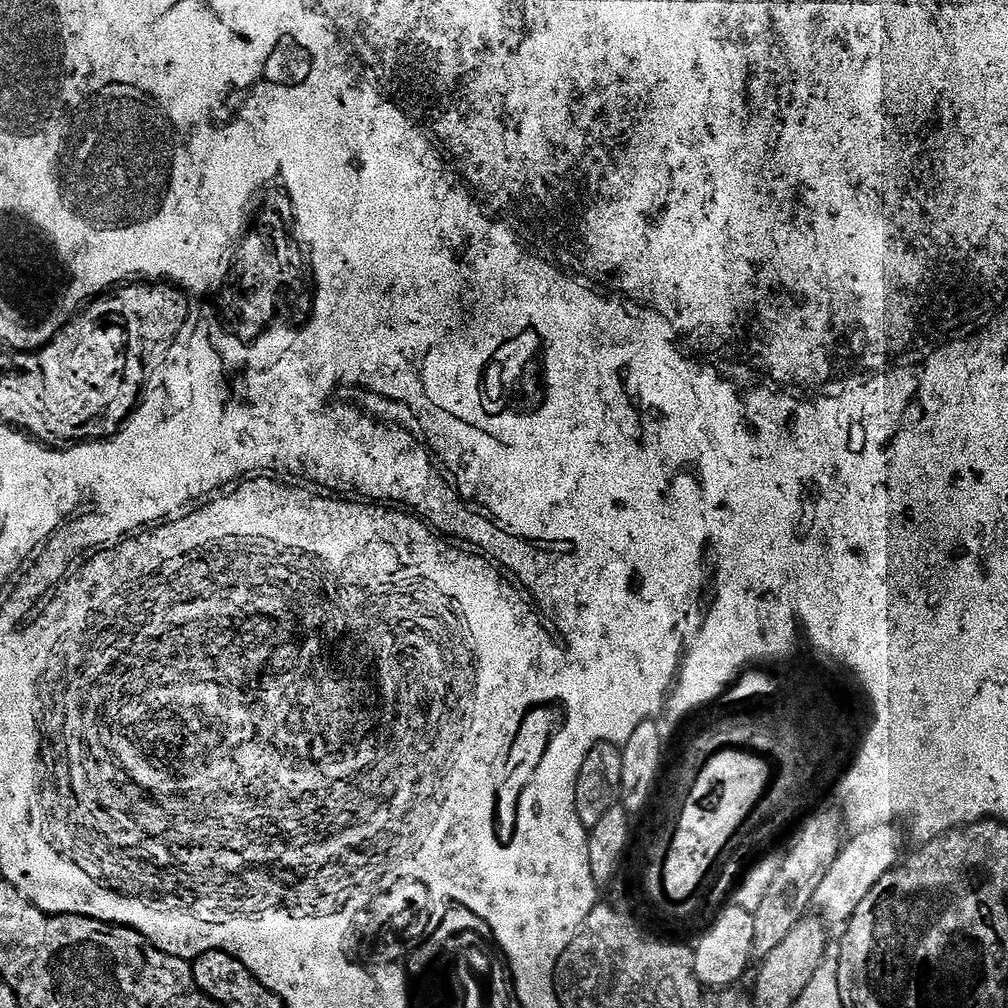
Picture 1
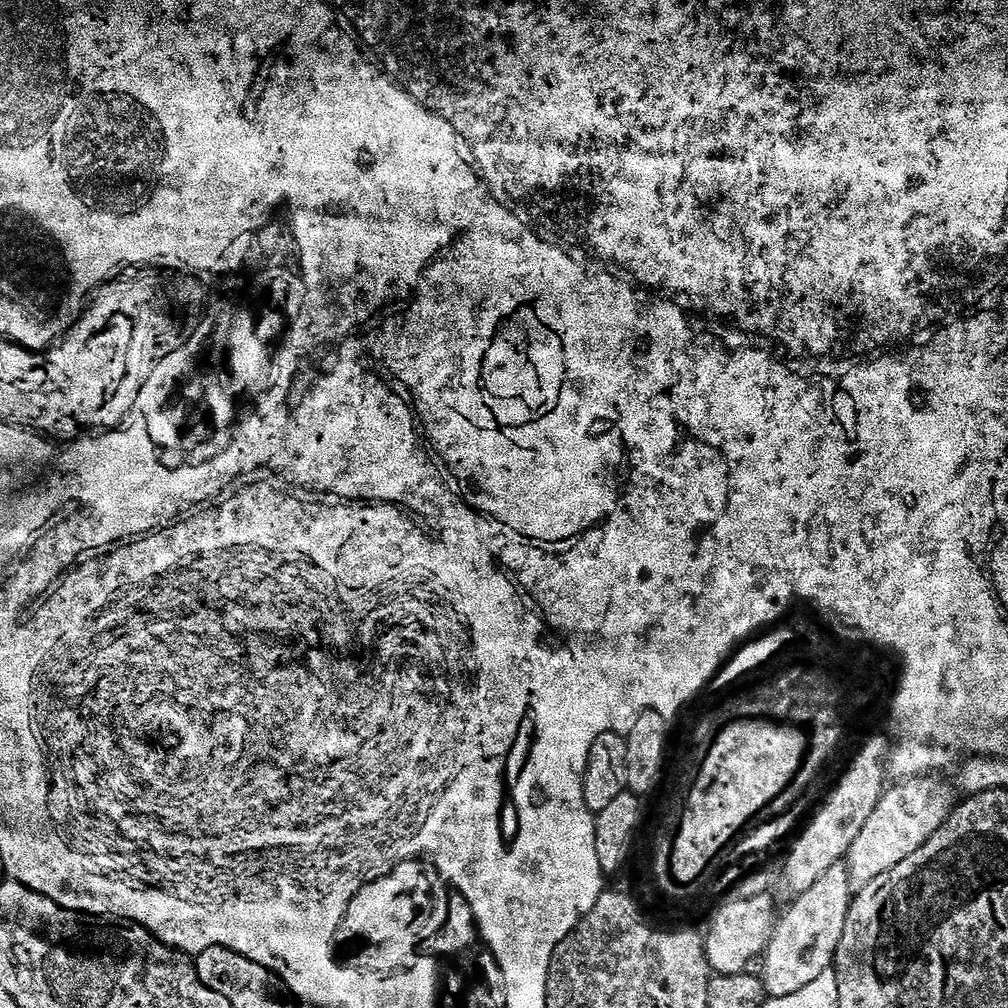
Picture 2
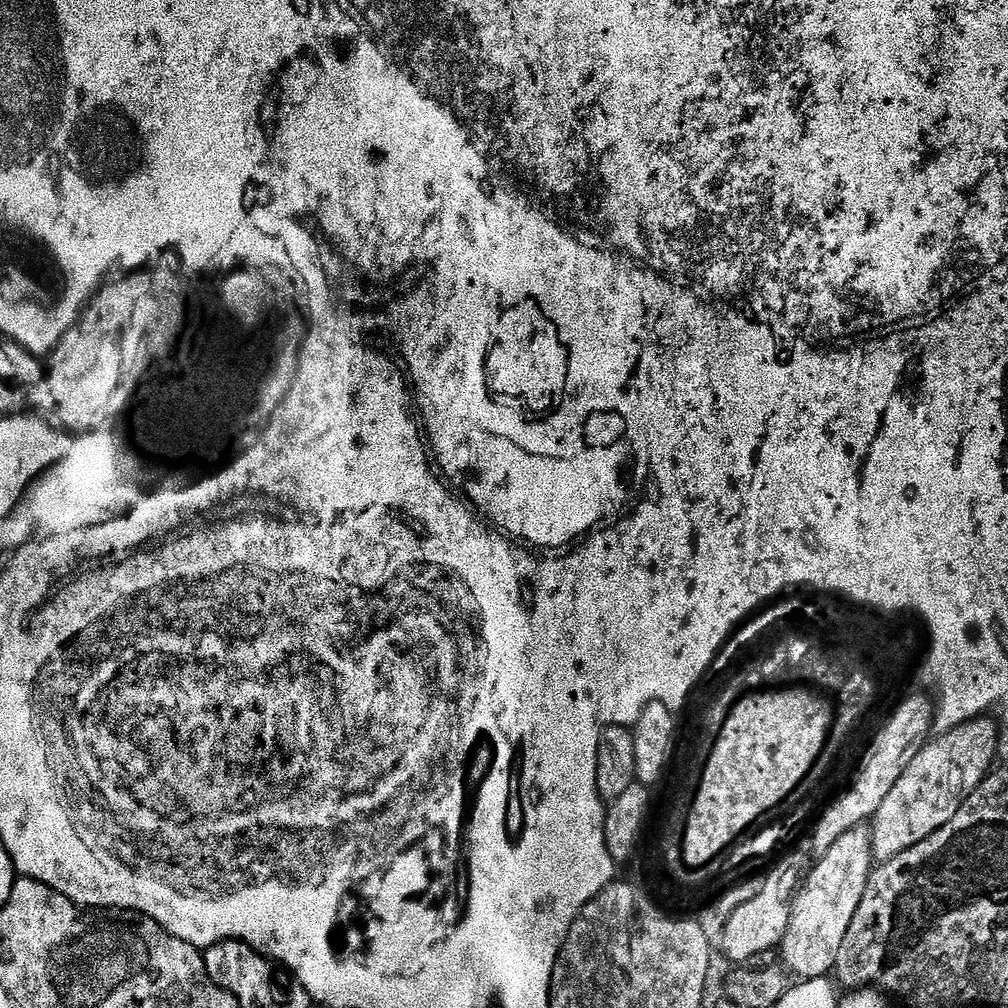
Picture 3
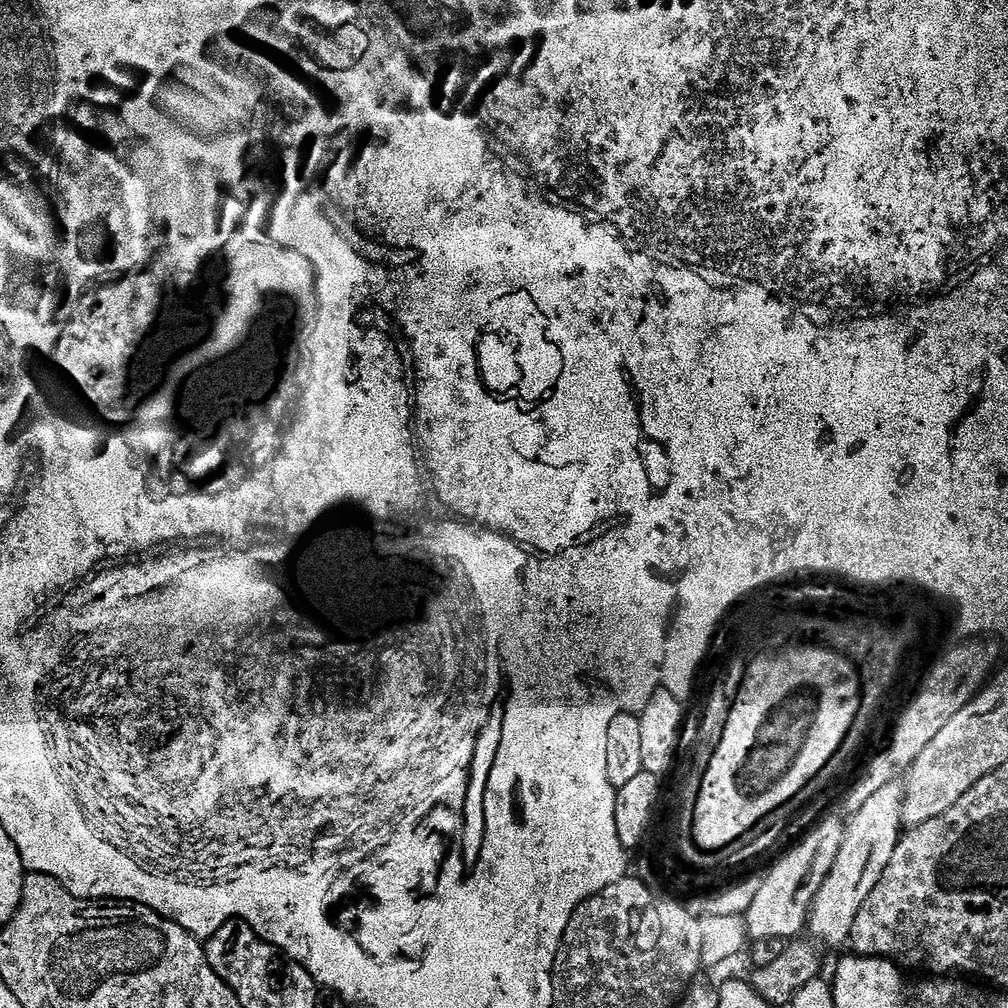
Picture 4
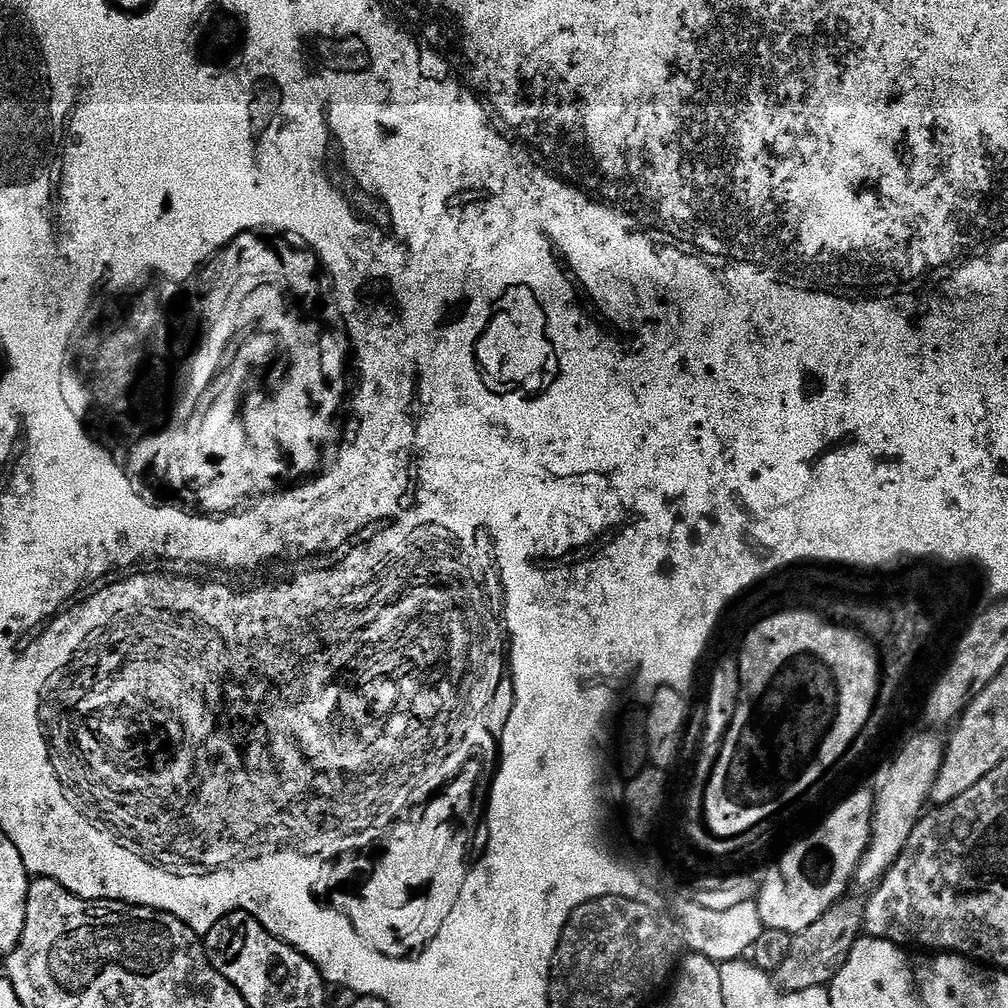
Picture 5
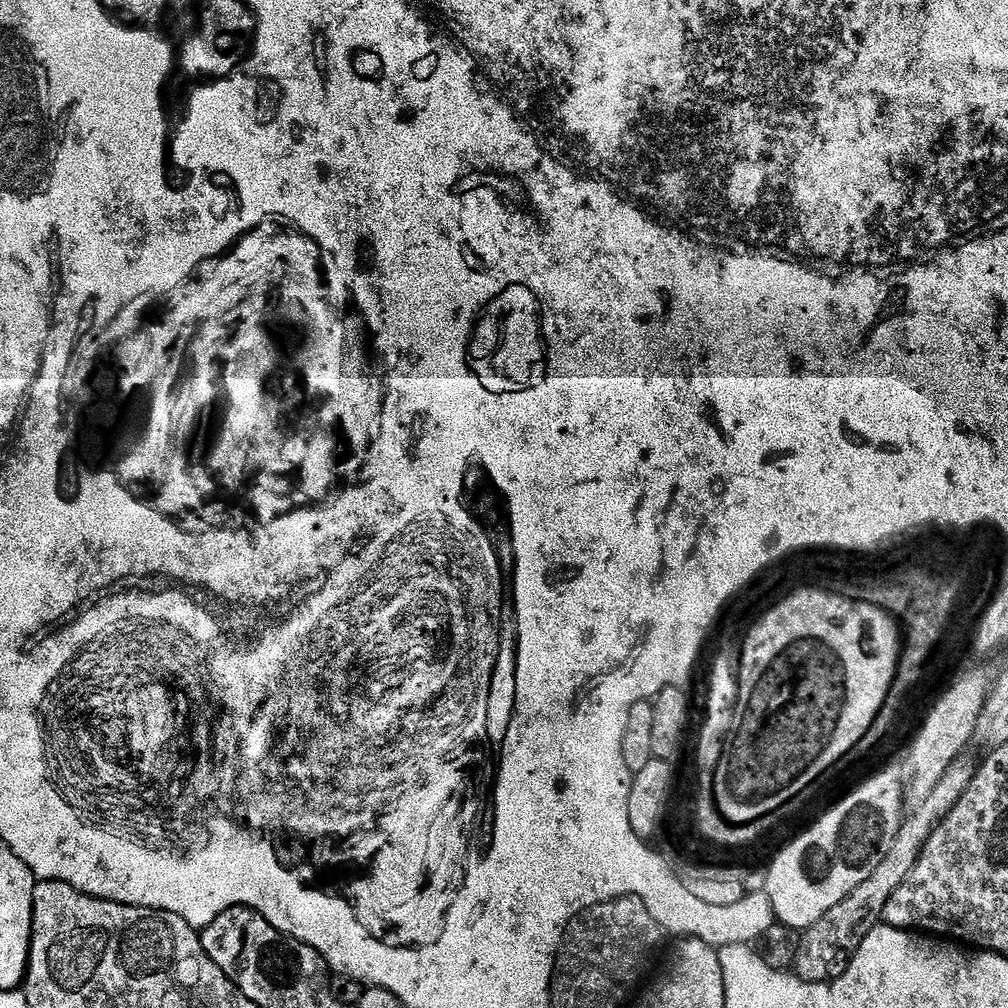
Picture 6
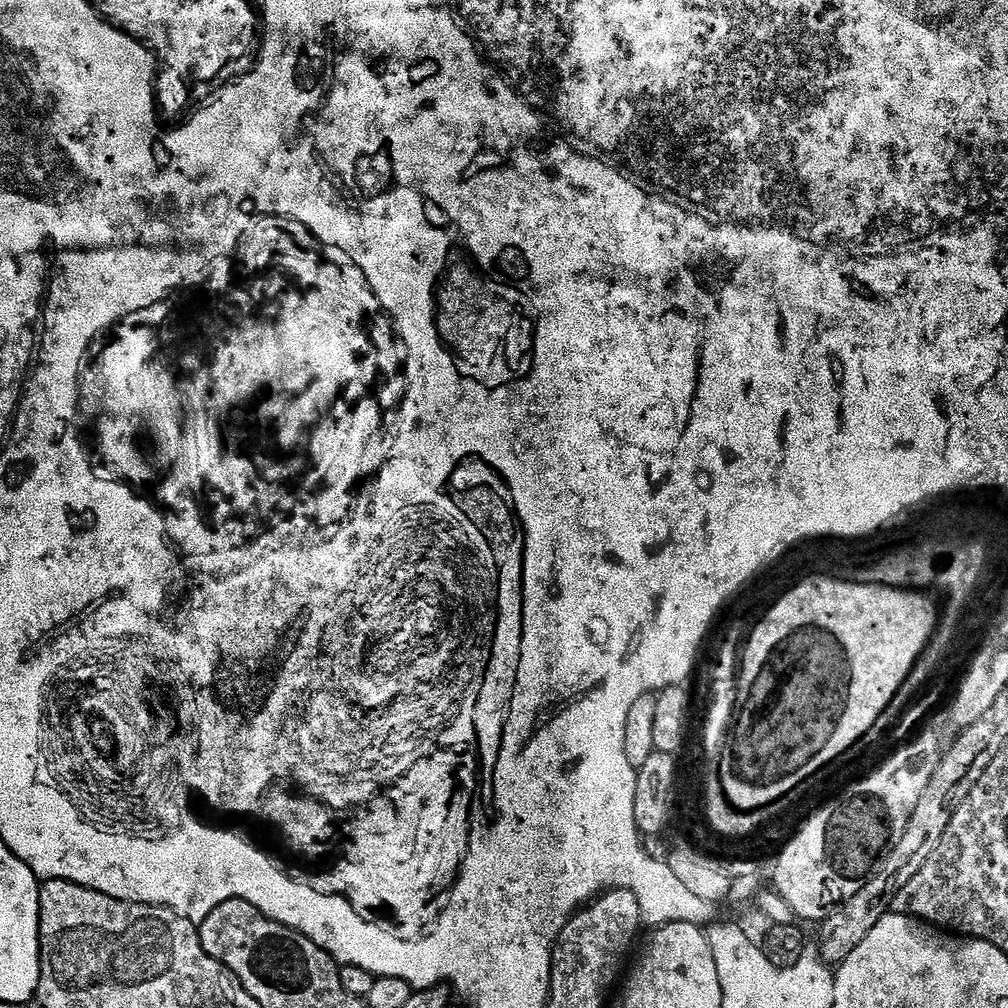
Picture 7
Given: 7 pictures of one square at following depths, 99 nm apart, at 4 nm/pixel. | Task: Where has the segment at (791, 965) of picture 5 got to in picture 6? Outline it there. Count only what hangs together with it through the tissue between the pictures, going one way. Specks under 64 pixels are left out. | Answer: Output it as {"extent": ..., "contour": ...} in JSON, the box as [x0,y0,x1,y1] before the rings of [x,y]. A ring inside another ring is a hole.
{"extent":[794,754,978,985],"contour":[[[961,754],[957,760],[950,762],[950,770],[942,774],[942,779],[938,781],[934,790],[927,795],[924,801],[917,803],[907,813],[900,823],[894,842],[890,842],[890,850],[886,850],[886,858],[878,862],[874,874],[870,874],[870,878],[866,878],[866,882],[862,882],[862,886],[858,886],[854,894],[846,894],[846,898],[842,898],[842,902],[838,902],[834,910],[830,910],[825,916],[818,918],[818,922],[803,929],[794,965],[795,975],[800,979],[811,984],[831,985],[833,980],[842,978],[842,974],[846,974],[846,966],[850,966],[866,934],[870,934],[870,930],[874,930],[876,925],[883,921],[886,902],[890,902],[890,894],[894,894],[894,890],[898,890],[898,886],[906,882],[930,834],[948,817],[950,810],[958,806],[962,794],[966,794],[978,767],[977,757],[968,755]]]}

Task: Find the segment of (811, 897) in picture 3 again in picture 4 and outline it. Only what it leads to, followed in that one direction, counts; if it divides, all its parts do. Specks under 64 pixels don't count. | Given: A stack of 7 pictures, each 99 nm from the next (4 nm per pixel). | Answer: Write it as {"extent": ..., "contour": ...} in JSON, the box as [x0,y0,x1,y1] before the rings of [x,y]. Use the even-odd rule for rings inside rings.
{"extent":[807,779,905,946],"contour":[[[899,779],[882,786],[856,812],[846,826],[840,843],[838,856],[830,874],[823,880],[818,894],[812,900],[809,909],[807,931],[828,946],[844,945],[851,939],[854,919],[858,916],[863,902],[870,896],[870,891],[877,886],[878,880],[885,873],[900,841],[904,826],[901,810],[905,800],[905,783]]]}

